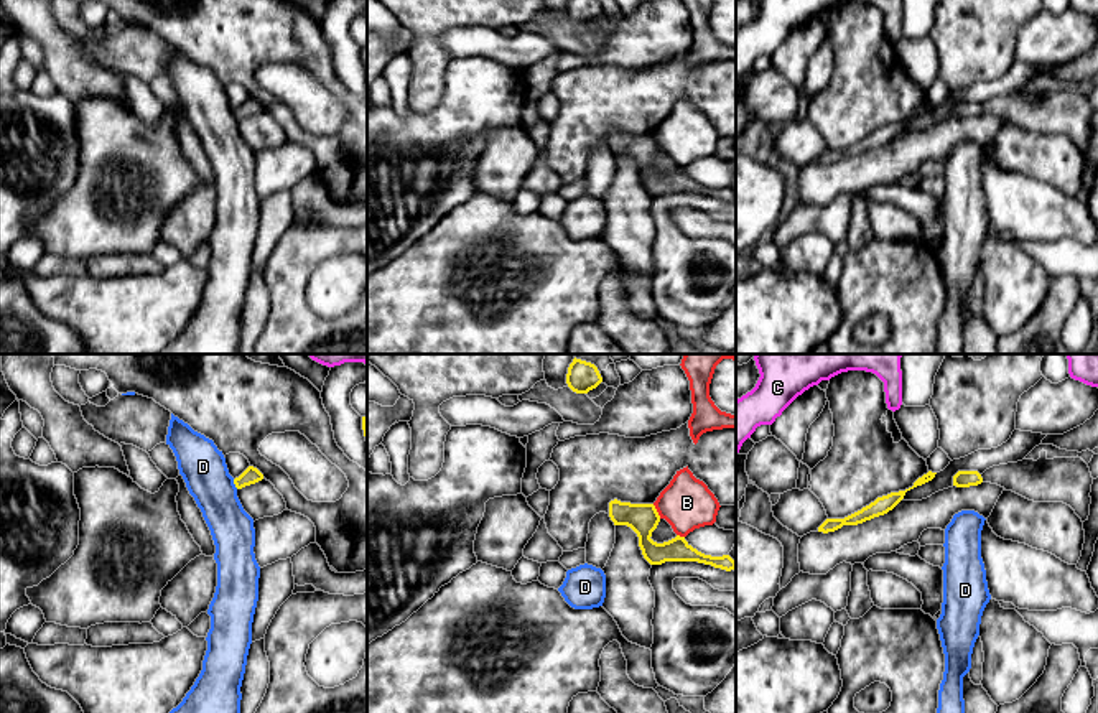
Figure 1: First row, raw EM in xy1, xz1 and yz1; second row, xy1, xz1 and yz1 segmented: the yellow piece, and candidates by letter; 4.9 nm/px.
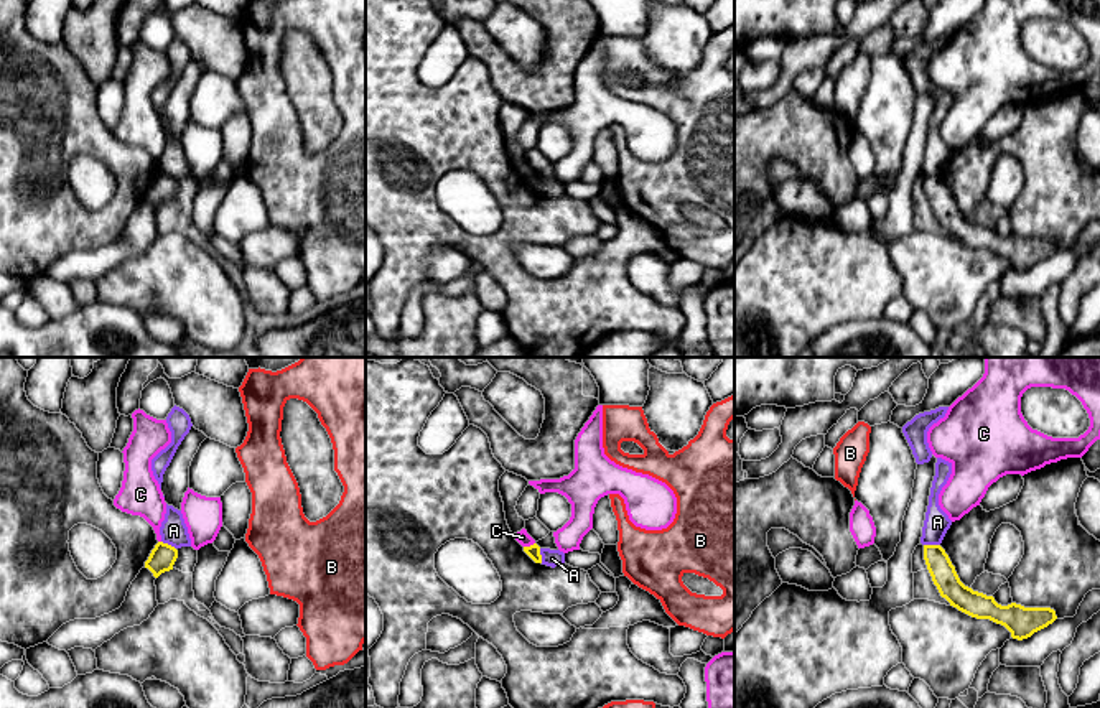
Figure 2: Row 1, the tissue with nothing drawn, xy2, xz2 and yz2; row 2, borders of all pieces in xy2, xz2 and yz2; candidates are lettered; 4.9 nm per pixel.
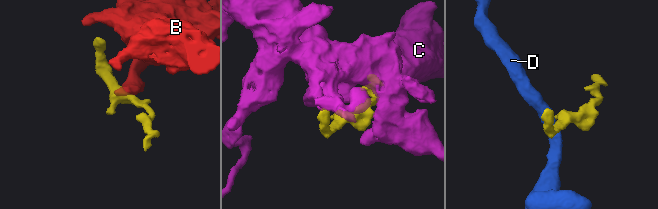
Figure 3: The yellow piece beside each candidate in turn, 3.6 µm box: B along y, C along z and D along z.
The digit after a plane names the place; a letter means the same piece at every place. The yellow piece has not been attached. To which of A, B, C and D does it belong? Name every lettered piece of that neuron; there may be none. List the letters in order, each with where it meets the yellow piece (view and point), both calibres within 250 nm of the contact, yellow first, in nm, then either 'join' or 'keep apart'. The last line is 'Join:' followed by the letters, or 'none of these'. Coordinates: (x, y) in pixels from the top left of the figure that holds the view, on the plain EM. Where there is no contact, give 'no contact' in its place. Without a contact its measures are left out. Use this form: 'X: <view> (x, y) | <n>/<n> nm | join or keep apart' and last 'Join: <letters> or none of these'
A: yz2 (932, 176) | 120/120 nm | keep apart
B: xz1 (656, 142) | 150/260 nm | keep apart
C: xz2 (531, 176) | 60/70 nm | keep apart
D: xy1 (234, 114) | 80/220 nm | keep apart
Join: none of these

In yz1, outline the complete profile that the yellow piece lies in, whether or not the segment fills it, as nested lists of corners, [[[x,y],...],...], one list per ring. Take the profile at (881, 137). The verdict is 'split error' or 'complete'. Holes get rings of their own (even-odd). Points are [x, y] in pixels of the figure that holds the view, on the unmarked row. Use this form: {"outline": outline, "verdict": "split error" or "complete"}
{"outline": [[[928,102],[927,105],[924,105],[922,109],[919,109],[919,110],[914,114],[912,119],[909,119],[909,120],[905,120],[905,122],[891,123],[891,125],[887,125],[887,127],[877,128],[877,130],[876,130],[874,133],[871,133],[869,137],[863,138],[861,142],[858,142],[858,143],[854,143],[854,145],[851,145],[851,147],[848,147],[848,148],[844,148],[844,150],[826,150],[826,151],[818,158],[818,163],[828,165],[828,163],[835,163],[835,161],[841,160],[843,156],[858,156],[858,155],[863,155],[863,153],[871,151],[871,150],[874,150],[874,148],[884,147],[884,145],[887,145],[889,142],[892,142],[892,140],[904,130],[904,127],[905,127],[907,122],[910,122],[910,120],[914,120],[914,119],[917,119],[917,117],[922,117],[922,115],[925,115],[925,114],[928,114],[928,112],[932,112],[932,110],[935,109],[935,105],[937,105],[937,104]]], "verdict": "complete"}

